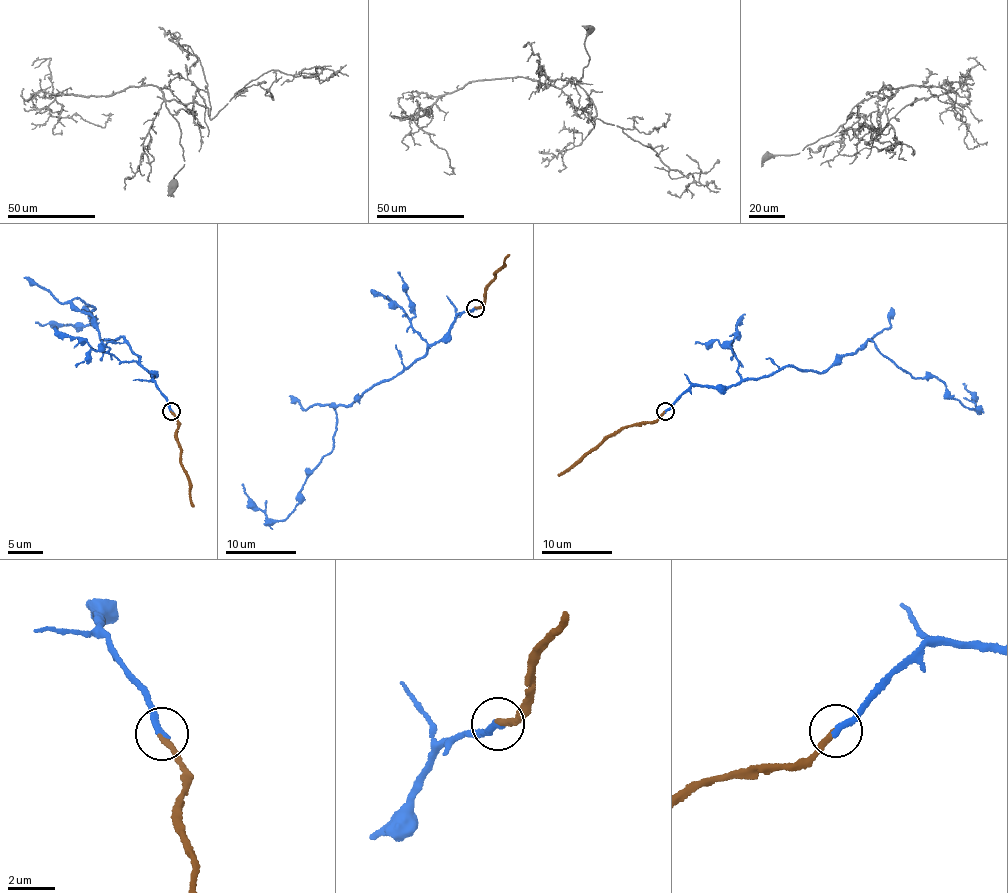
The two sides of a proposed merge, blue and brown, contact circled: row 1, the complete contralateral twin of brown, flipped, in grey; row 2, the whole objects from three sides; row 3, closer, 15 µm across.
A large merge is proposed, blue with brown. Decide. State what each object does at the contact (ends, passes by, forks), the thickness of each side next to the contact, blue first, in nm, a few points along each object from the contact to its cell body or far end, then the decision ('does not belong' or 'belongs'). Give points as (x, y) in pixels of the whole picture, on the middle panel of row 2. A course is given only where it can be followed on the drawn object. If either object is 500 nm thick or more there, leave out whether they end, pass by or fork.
blue ends there; brown ends there; 300 nm thick on the blue side, 240 nm on the other; blue runs (475, 307), (410, 364), (347, 405), (332, 406), (332, 450), (283, 520), (267, 519), (242, 483); brown runs (475, 307), (481, 304), (485, 285), (508, 254); belongs

